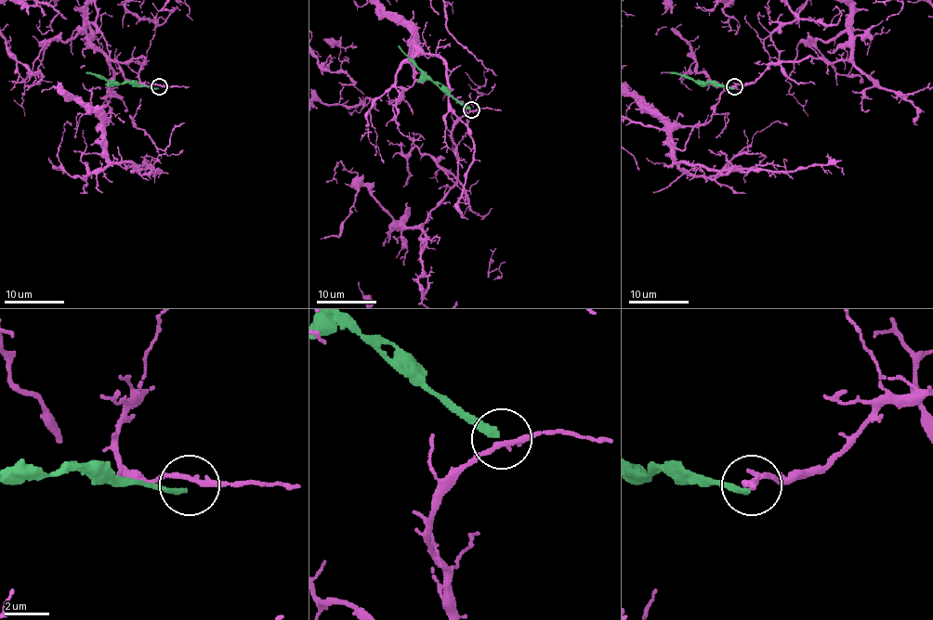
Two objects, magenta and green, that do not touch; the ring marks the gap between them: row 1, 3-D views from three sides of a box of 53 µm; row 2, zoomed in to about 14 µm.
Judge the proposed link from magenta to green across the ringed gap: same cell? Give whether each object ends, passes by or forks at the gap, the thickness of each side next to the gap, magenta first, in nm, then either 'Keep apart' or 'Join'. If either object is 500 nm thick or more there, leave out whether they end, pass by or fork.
At the ring magenta passes by. At the ring green ends. Thickness 240 nm (magenta) against 280 nm. Keep apart

